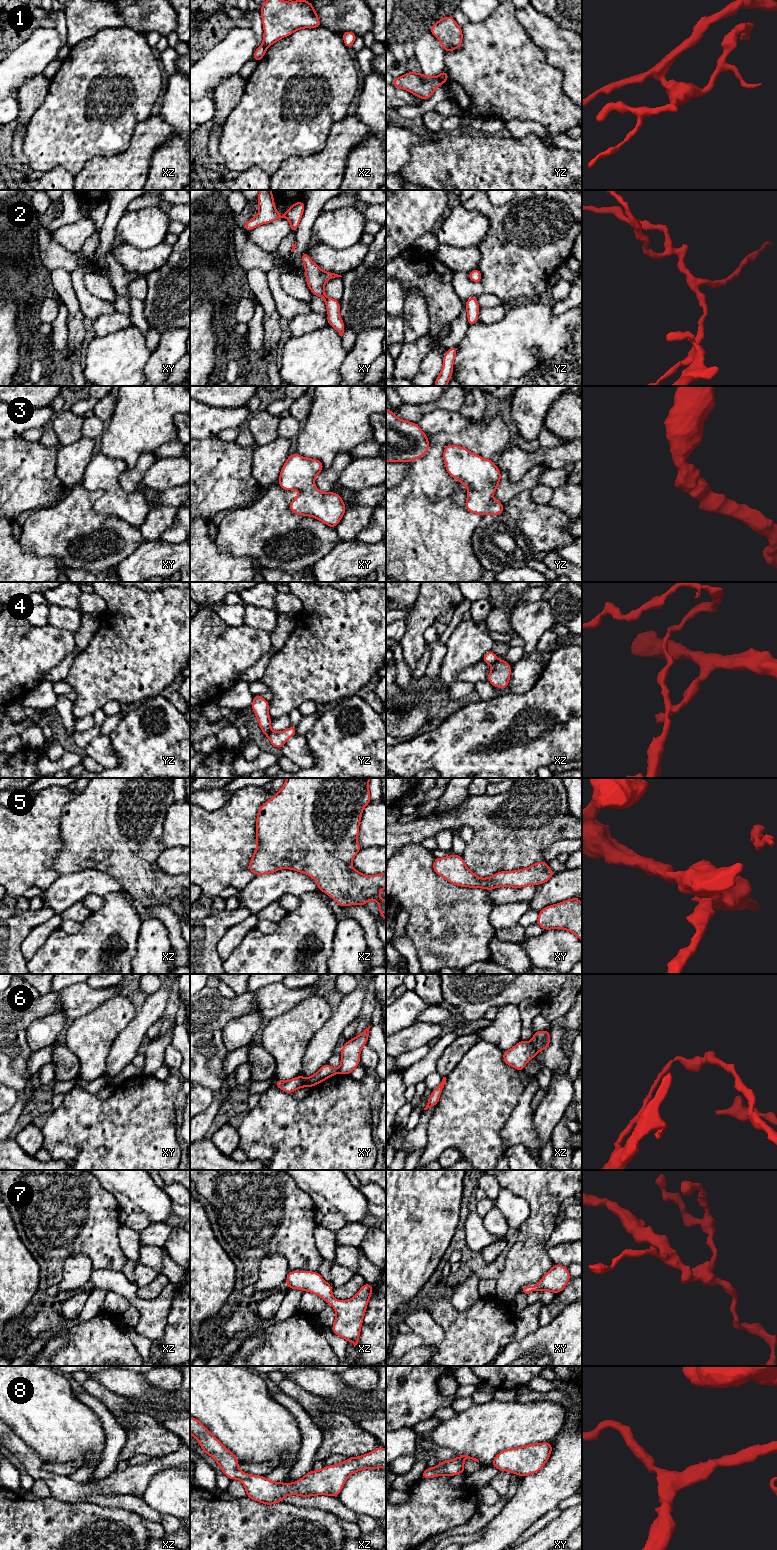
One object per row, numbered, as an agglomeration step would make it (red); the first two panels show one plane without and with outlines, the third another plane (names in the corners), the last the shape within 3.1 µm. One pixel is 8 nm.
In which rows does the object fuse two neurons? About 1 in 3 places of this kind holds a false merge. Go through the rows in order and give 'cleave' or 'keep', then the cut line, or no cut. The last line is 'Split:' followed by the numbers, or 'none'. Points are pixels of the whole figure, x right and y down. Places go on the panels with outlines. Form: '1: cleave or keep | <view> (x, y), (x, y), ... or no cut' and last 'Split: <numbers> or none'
1: cleave | yz (437, 77), (441, 83)
2: keep | no cut
3: keep | no cut
4: cleave | xz (498, 660), (491, 664)
5: keep | no cut
6: cleave | xz (531, 1042), (537, 1051)
7: keep | no cut
8: keep | no cut
Split: 1, 4, 6

